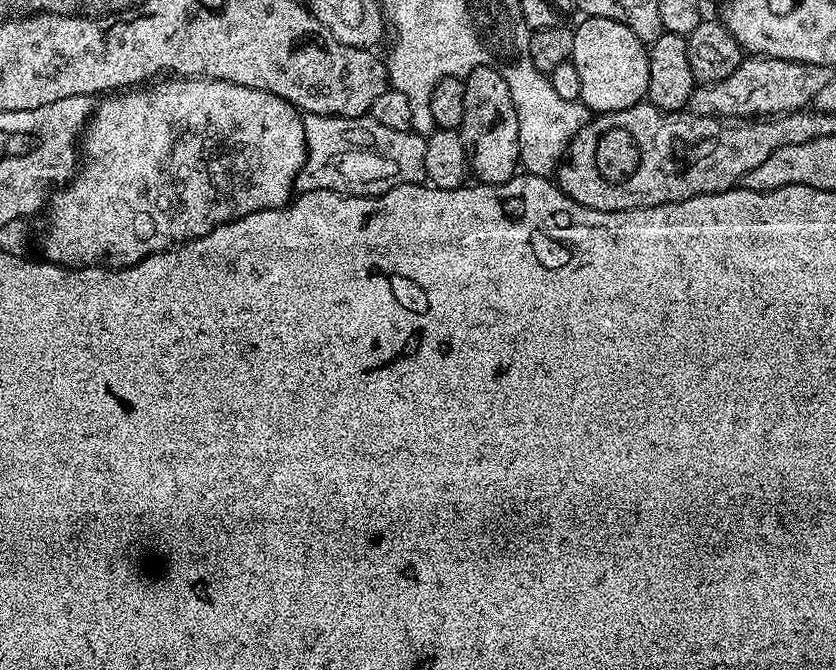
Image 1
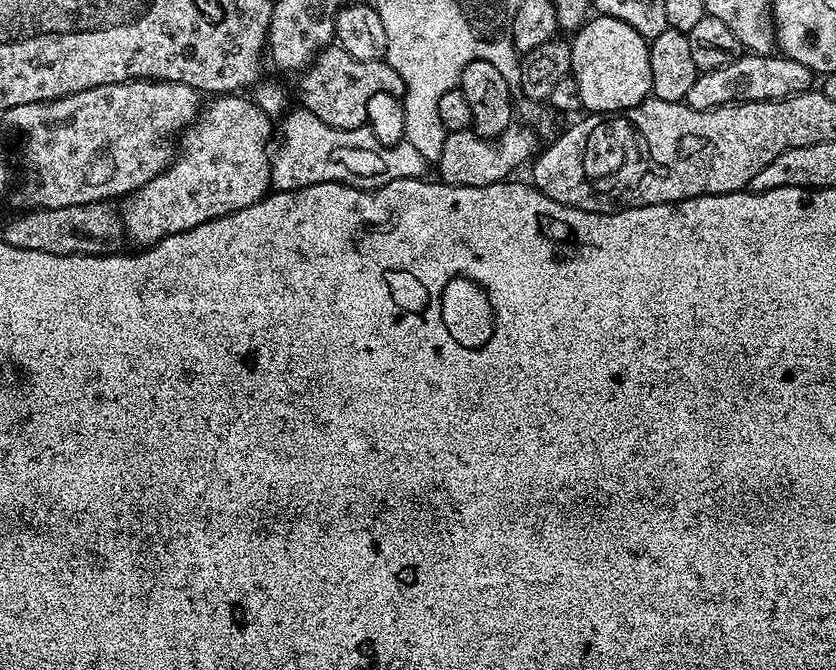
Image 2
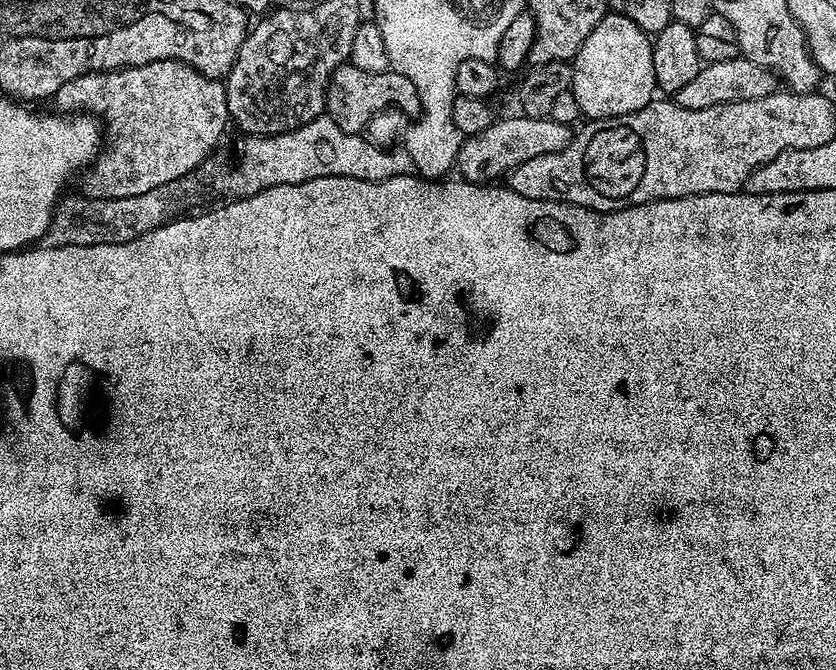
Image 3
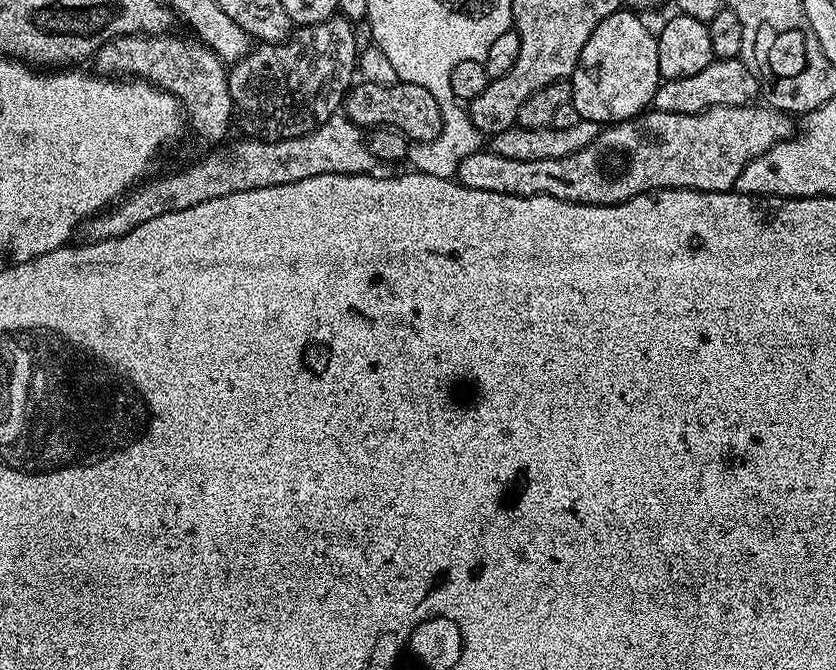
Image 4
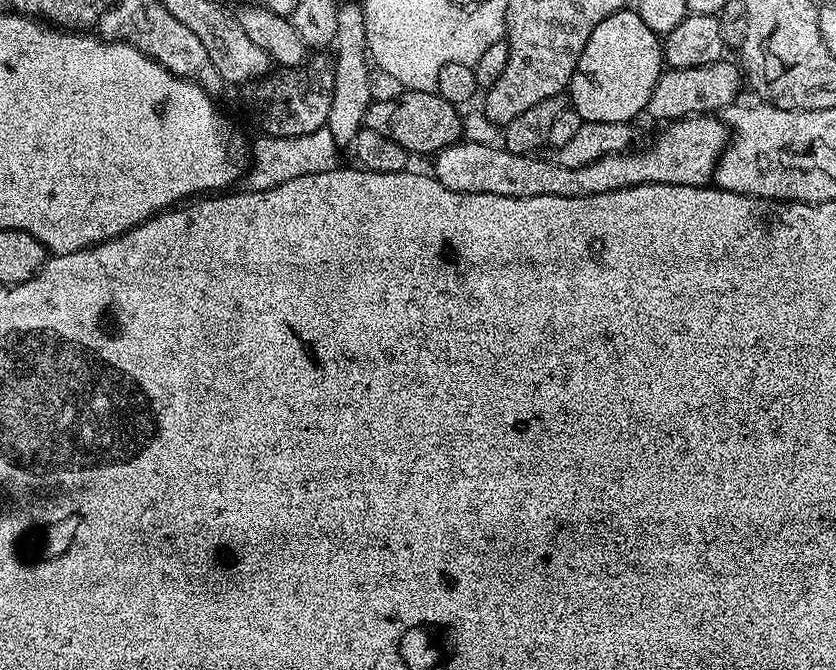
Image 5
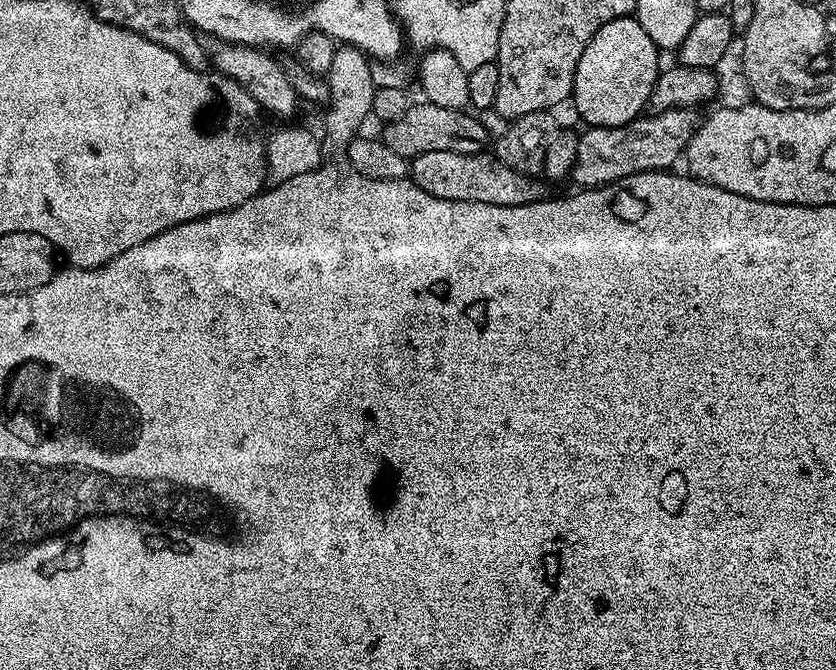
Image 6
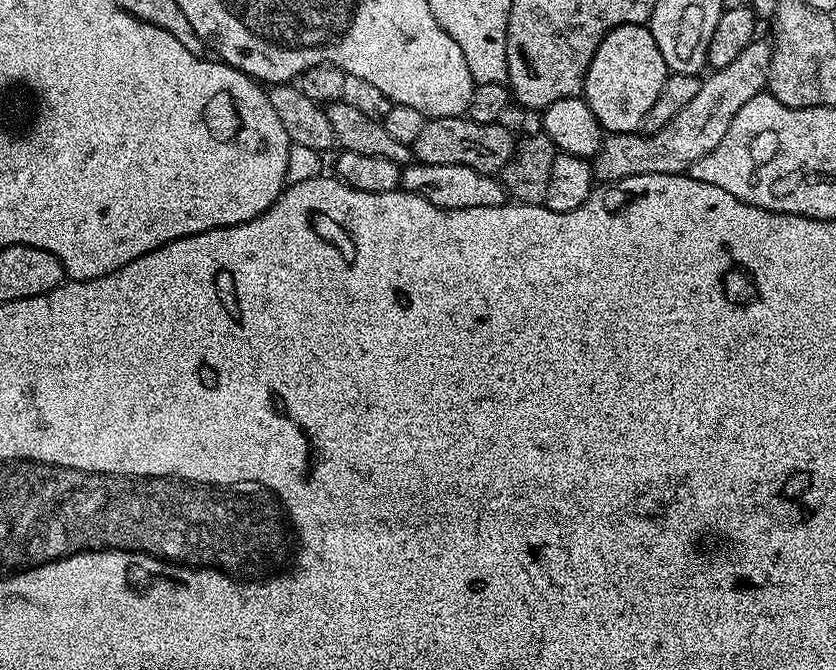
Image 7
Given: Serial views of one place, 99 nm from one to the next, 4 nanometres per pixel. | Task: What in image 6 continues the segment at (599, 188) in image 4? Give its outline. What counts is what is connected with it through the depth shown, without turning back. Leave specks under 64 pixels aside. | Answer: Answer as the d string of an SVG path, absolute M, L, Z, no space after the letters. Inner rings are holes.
M430 150L430 154L418 154L411 157L410 160L410 179L419 188L426 190L426 194L434 194L434 198L446 198L450 202L486 202L490 206L526 206L527 204L537 204L539 200L547 200L550 196L549 185L543 179L527 176L518 170L510 170L510 166L506 166L506 162L502 162L495 154L489 154L487 151L478 154L454 154L454 150Z

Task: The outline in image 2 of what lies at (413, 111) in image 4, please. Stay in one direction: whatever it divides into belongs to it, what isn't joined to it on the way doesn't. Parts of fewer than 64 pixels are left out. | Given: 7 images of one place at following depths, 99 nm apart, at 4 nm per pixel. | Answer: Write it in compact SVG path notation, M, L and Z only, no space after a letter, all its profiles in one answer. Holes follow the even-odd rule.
M339 46L325 48L311 65L311 72L312 76L301 75L299 77L299 79L301 78L299 103L318 118L322 118L322 122L326 122L326 126L334 126L338 130L354 130L355 128L365 127L368 123L366 105L370 103L370 98L374 98L374 94L381 92L398 97L403 97L404 94L404 83L398 74L398 70L391 68L384 60L359 60L354 58Z

